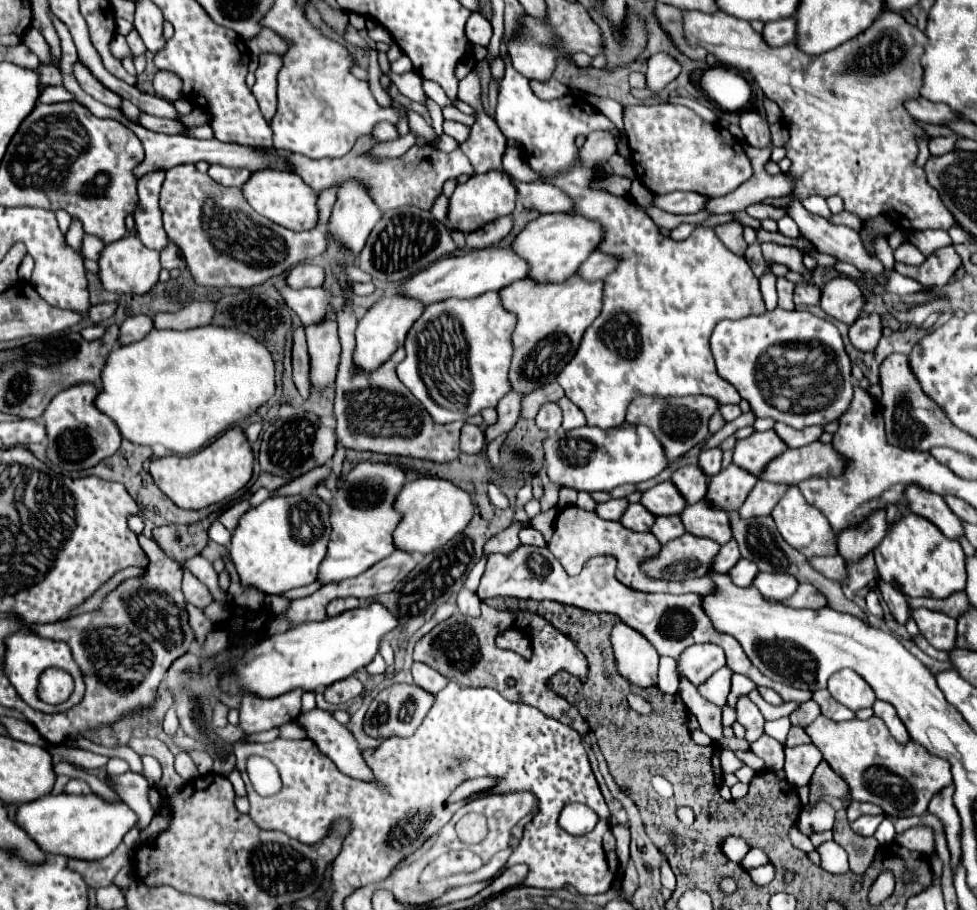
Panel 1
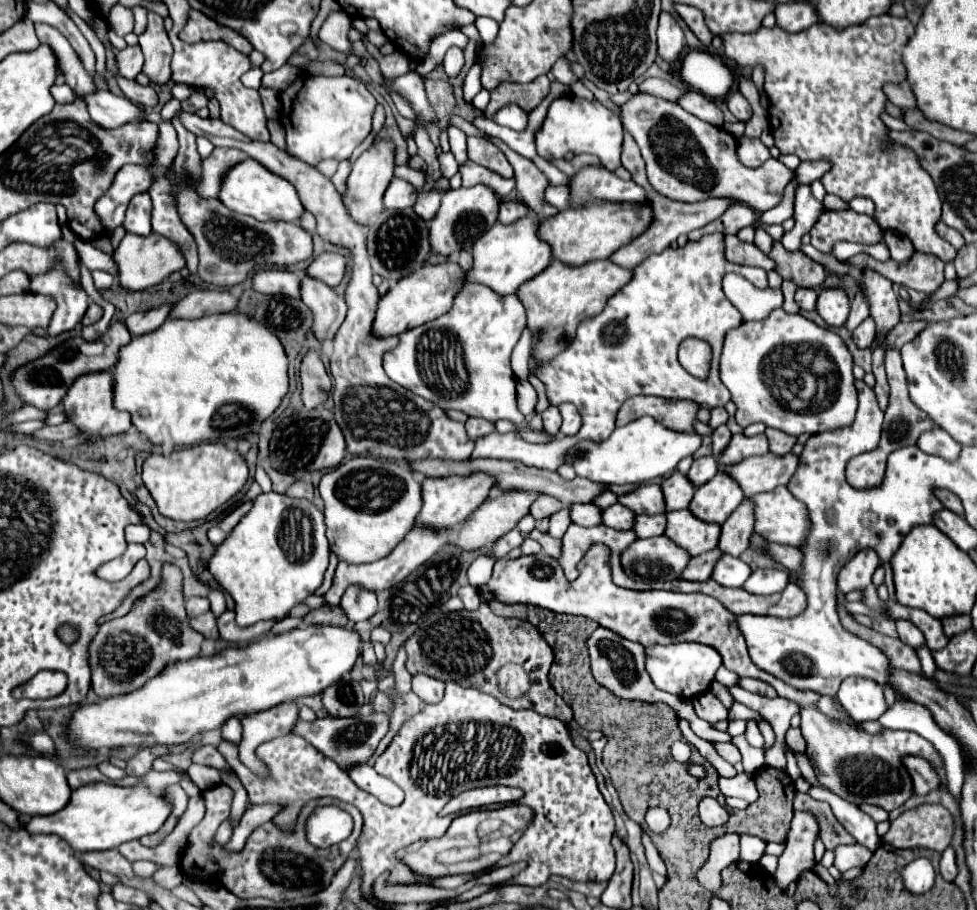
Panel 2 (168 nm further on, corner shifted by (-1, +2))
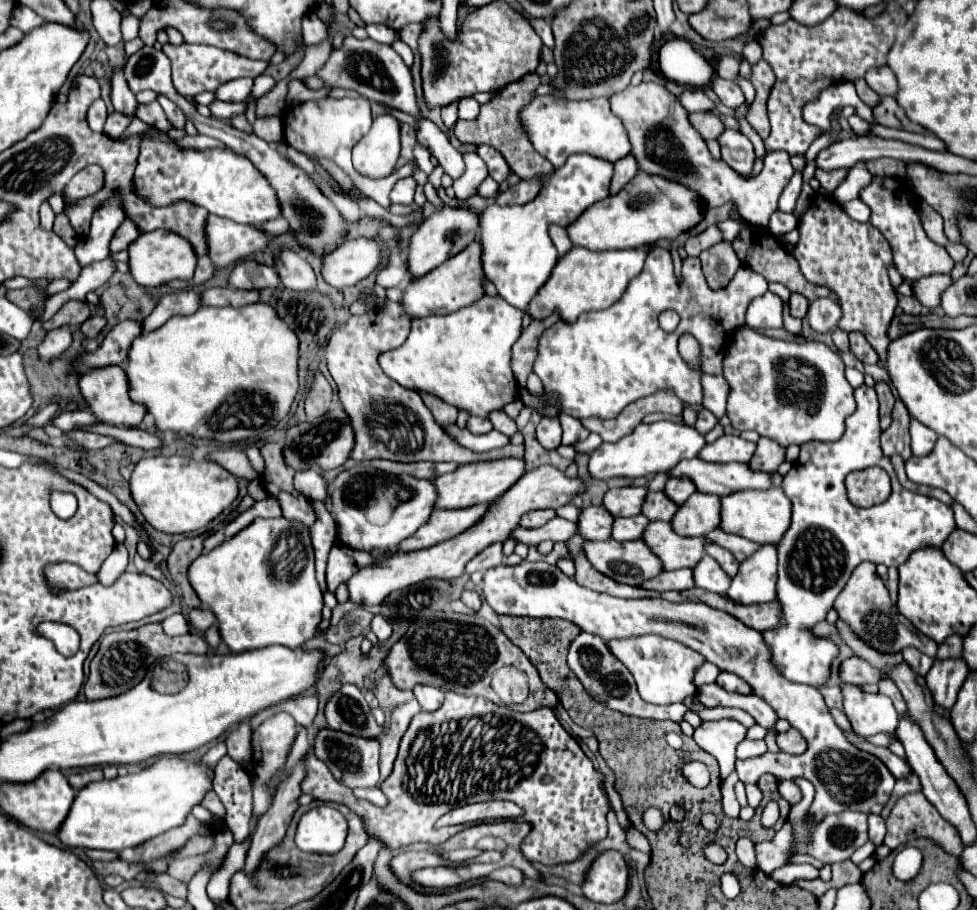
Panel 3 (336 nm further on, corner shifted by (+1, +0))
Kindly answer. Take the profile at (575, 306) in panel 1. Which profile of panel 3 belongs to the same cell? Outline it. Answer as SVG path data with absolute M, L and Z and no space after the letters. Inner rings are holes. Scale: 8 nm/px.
M574 247L556 263L550 279L528 305L528 313L540 319L558 309L562 313L562 321L572 323L584 311L608 309L622 297L630 279L634 279L642 271L646 255L648 249L644 247L624 251L590 251L586 247Z

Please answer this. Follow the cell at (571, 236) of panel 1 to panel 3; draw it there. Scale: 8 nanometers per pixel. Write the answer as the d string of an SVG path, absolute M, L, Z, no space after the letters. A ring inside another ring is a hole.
M638 171L638 175L620 193L588 207L588 211L584 211L572 227L568 225L566 231L574 245L582 245L592 251L636 249L660 239L676 239L680 233L696 227L702 217L704 207L700 207L696 191L688 191L682 183L668 183L668 179Z

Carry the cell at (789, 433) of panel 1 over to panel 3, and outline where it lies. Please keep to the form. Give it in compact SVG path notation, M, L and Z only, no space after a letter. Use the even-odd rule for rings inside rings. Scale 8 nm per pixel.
M762 437L758 441L758 447L756 447L752 459L748 461L748 467L752 471L774 473L782 461L784 461L784 447L780 447L778 443Z

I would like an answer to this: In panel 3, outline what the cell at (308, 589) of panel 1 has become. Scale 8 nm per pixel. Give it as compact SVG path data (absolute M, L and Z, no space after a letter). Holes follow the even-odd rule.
M316 501L314 509L318 513L318 521L310 527L310 537L312 537L312 547L314 547L314 557L316 557L316 579L322 587L322 591L326 591L326 559L328 553L336 541L336 523L332 519L332 515L326 511L326 507Z

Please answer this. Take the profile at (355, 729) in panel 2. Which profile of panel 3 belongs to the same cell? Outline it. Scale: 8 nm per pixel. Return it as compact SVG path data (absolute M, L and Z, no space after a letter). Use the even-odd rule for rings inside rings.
M322 729L316 735L316 755L322 759L332 775L350 789L356 787L378 787L380 785L380 769L378 769L378 741L362 739L354 735L346 735L332 729Z

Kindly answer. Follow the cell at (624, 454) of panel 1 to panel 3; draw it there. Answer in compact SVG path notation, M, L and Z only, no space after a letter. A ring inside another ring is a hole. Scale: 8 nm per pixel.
M656 421L652 425L640 423L634 433L618 439L616 443L602 443L590 455L590 473L598 479L608 477L650 477L672 469L680 459L694 459L706 445L704 435L694 427L674 421Z

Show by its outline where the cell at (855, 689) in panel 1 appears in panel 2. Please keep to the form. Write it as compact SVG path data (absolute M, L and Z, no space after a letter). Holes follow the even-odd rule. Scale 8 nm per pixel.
M848 677L842 681L836 699L854 721L878 719L888 709L880 685L862 677Z

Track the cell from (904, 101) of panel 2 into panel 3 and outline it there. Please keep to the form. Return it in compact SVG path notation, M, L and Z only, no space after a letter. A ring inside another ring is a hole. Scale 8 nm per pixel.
M884 65L884 67L872 69L872 71L868 71L868 75L864 79L878 95L892 95L892 97L896 95L898 83L896 83L896 77L892 75L890 67Z

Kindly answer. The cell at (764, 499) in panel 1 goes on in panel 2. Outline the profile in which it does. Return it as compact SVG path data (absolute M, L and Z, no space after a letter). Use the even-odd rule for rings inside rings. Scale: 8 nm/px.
M748 497L740 503L740 507L722 523L720 543L718 547L728 555L742 555L748 549L748 539L754 529L754 505L750 505Z

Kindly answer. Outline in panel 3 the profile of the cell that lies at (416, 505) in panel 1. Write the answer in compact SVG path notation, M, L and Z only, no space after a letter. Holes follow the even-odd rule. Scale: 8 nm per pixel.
M524 457L520 459L496 459L496 461L482 461L482 463L468 463L460 465L456 471L440 475L434 479L436 491L438 491L438 509L464 509L478 503L490 503L504 495L526 471Z

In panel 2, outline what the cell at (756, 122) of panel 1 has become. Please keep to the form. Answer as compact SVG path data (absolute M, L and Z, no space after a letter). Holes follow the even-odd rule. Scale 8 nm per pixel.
M732 93L728 95L728 109L730 113L742 121L742 123L748 123L750 117L752 117L752 109L750 109L750 103L742 97L742 93Z

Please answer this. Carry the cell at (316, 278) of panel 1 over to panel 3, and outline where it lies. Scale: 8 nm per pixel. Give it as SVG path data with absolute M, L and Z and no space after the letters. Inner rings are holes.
M350 239L336 247L336 251L324 257L322 275L324 279L336 287L344 289L348 285L356 285L366 279L372 271L376 271L382 263L382 247L376 239Z

